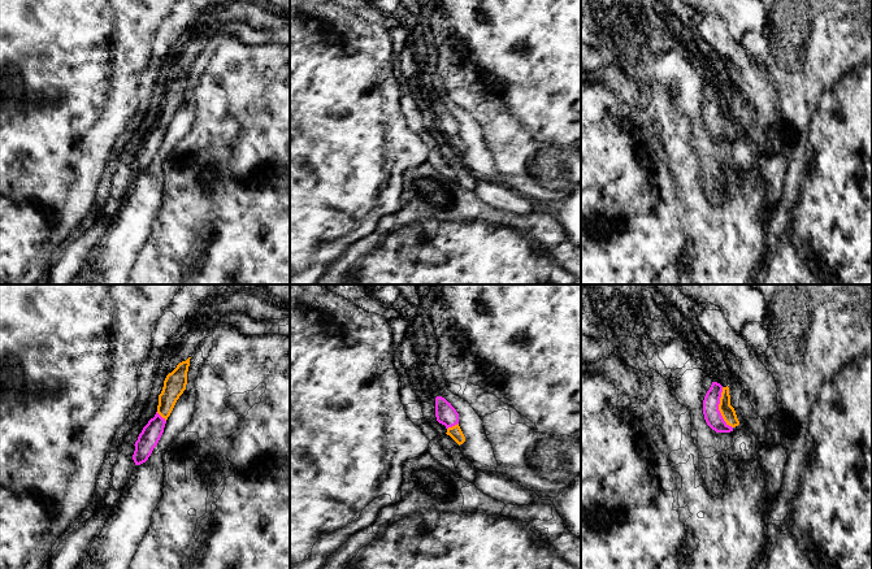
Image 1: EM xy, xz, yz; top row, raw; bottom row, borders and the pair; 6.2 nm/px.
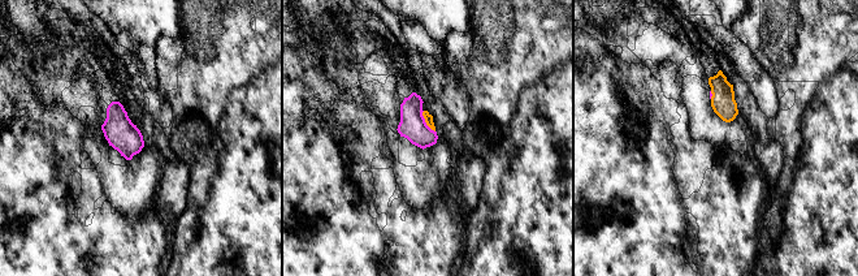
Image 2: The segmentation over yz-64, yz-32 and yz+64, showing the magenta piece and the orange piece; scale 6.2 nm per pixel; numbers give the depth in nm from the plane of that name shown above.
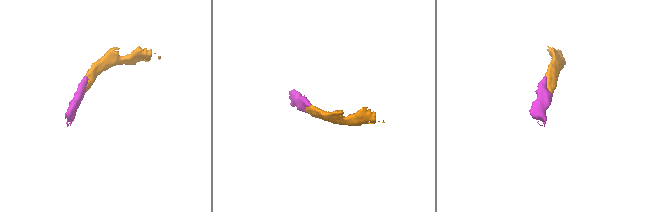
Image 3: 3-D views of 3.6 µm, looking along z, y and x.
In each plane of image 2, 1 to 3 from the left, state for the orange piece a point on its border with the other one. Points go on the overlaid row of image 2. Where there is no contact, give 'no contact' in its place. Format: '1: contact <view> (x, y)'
1: no contact
2: contact yz-32 (424, 121)
3: contact yz+64 (711, 95)

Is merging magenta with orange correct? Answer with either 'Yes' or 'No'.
Yes

